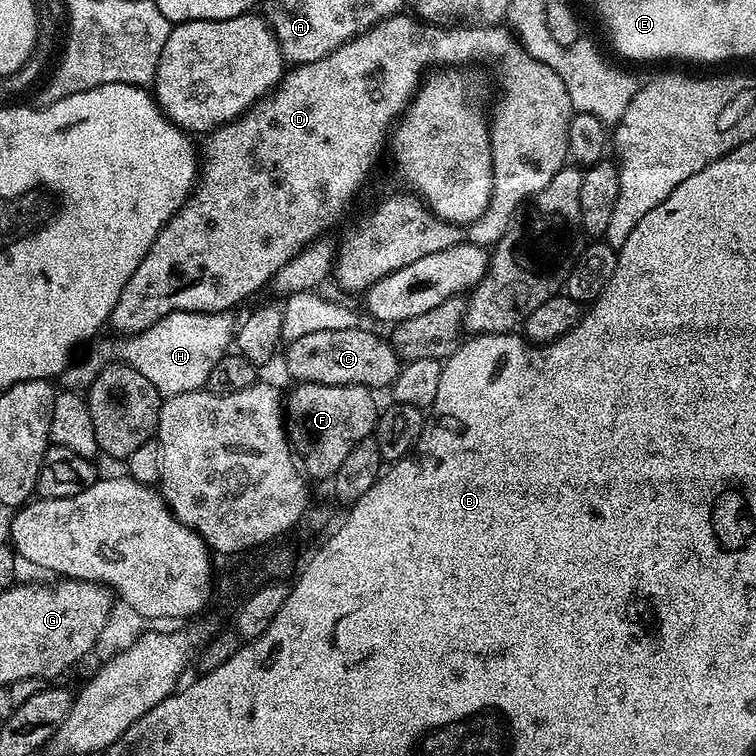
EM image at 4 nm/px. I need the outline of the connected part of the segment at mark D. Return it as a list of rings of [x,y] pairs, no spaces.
[[[397,14],[388,16],[385,20],[379,20],[373,28],[367,28],[362,35],[346,41],[342,46],[338,46],[326,58],[318,58],[318,62],[295,65],[291,70],[285,71],[279,85],[273,88],[264,99],[252,105],[247,112],[236,117],[229,124],[222,124],[219,128],[214,128],[211,132],[207,133],[205,140],[208,141],[205,142],[204,148],[202,144],[202,163],[199,165],[198,179],[191,194],[185,200],[184,205],[165,222],[164,229],[158,234],[158,238],[154,238],[154,242],[150,246],[148,253],[142,258],[138,270],[134,270],[130,282],[126,282],[118,302],[112,307],[110,324],[113,324],[118,331],[124,332],[123,334],[135,334],[146,330],[150,326],[154,326],[154,322],[158,322],[166,314],[174,314],[175,312],[227,313],[229,310],[232,310],[228,308],[242,303],[247,296],[254,295],[263,284],[265,287],[271,281],[274,273],[282,270],[282,266],[286,266],[286,262],[290,262],[290,258],[298,255],[307,244],[311,244],[313,240],[323,237],[327,233],[324,231],[347,210],[348,203],[352,200],[352,195],[363,186],[364,179],[371,174],[372,167],[376,164],[376,155],[383,148],[385,151],[386,141],[389,139],[396,121],[400,119],[404,109],[408,107],[408,103],[416,95],[416,89],[420,87],[426,73],[437,66],[468,66],[464,64],[476,64],[479,60],[493,60],[496,63],[496,72],[500,75],[500,97],[497,98],[496,105],[490,108],[490,123],[488,126],[488,137],[492,147],[492,197],[482,215],[473,224],[467,225],[467,227],[448,224],[444,220],[439,220],[438,217],[433,216],[424,207],[423,203],[415,195],[403,194],[404,196],[386,197],[377,206],[376,212],[370,213],[341,244],[338,244],[334,252],[334,280],[337,280],[348,292],[364,294],[367,293],[368,287],[374,282],[386,278],[386,274],[390,274],[394,270],[402,270],[404,264],[418,262],[418,258],[426,258],[426,254],[434,254],[438,250],[446,250],[450,246],[459,243],[459,241],[475,242],[481,246],[492,246],[502,238],[502,234],[508,228],[508,223],[516,215],[518,206],[530,199],[534,194],[538,194],[538,190],[550,186],[550,178],[554,178],[554,174],[558,174],[558,170],[565,167],[566,161],[569,159],[567,130],[570,128],[574,111],[571,106],[570,97],[566,92],[566,86],[563,84],[562,78],[550,66],[544,65],[532,57],[524,49],[512,28],[505,26],[503,23],[460,22],[455,26],[441,26],[436,22],[425,22],[412,14],[404,15]]]

